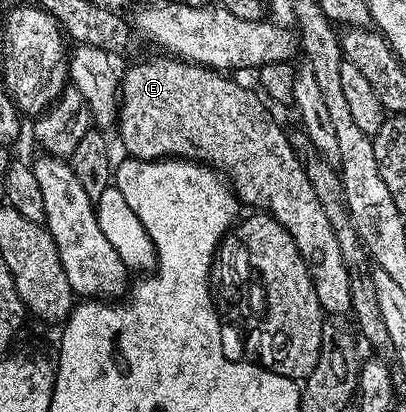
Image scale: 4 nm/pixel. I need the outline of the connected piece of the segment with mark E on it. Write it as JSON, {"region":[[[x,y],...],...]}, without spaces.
{"region":[[[175,56],[162,57],[166,58],[148,58],[123,71],[118,111],[118,131],[120,142],[124,145],[123,153],[147,162],[157,162],[160,158],[187,158],[211,166],[227,179],[232,193],[245,207],[252,206],[248,208],[271,214],[278,224],[282,224],[282,228],[290,232],[290,236],[294,236],[294,244],[308,265],[314,292],[318,292],[320,307],[332,316],[347,315],[352,308],[350,276],[338,248],[338,236],[334,236],[334,228],[330,220],[326,220],[326,208],[322,208],[322,200],[318,200],[314,184],[310,184],[305,163],[302,158],[300,162],[283,128],[264,107],[265,99],[255,89],[252,91],[239,86],[232,79],[235,77],[213,72],[207,66],[198,66]]]}

